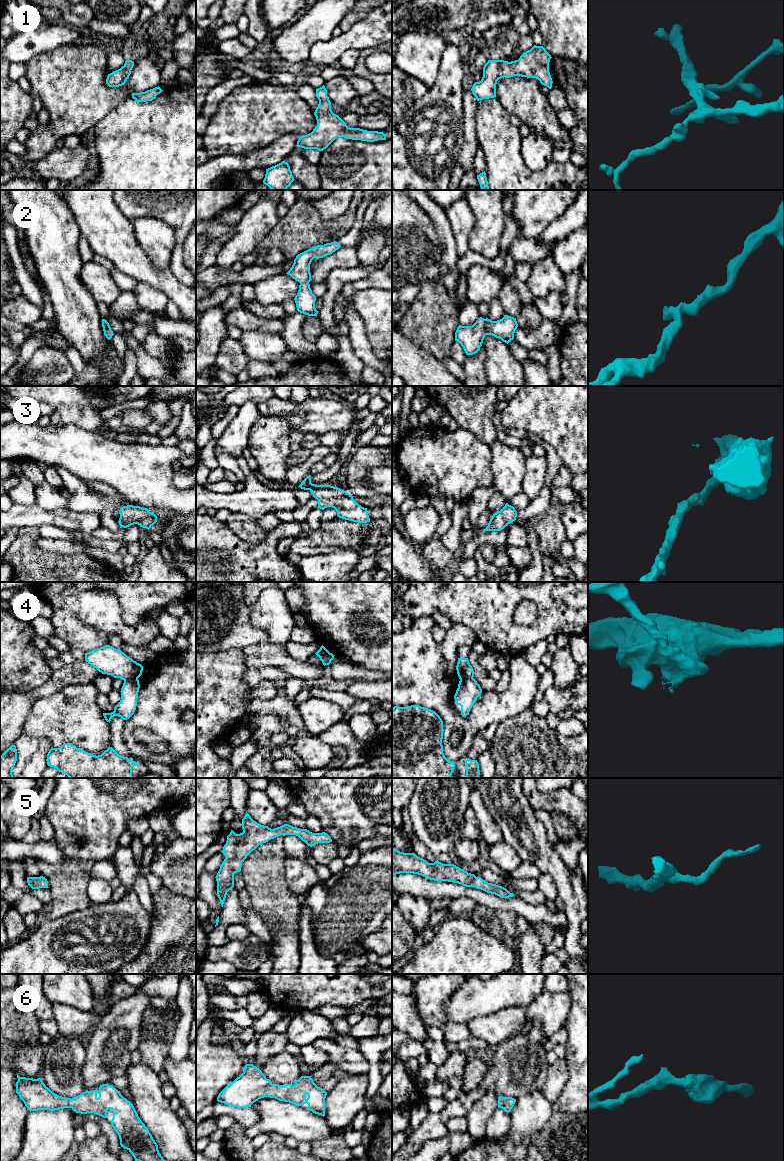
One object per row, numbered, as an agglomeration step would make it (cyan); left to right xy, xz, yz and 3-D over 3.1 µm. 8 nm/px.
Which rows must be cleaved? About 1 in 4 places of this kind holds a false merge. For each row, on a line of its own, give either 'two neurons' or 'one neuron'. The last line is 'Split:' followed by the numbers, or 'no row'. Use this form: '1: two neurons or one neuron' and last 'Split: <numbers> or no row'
1: one neuron
2: one neuron
3: one neuron
4: two neurons
5: one neuron
6: one neuron
Split: 4

